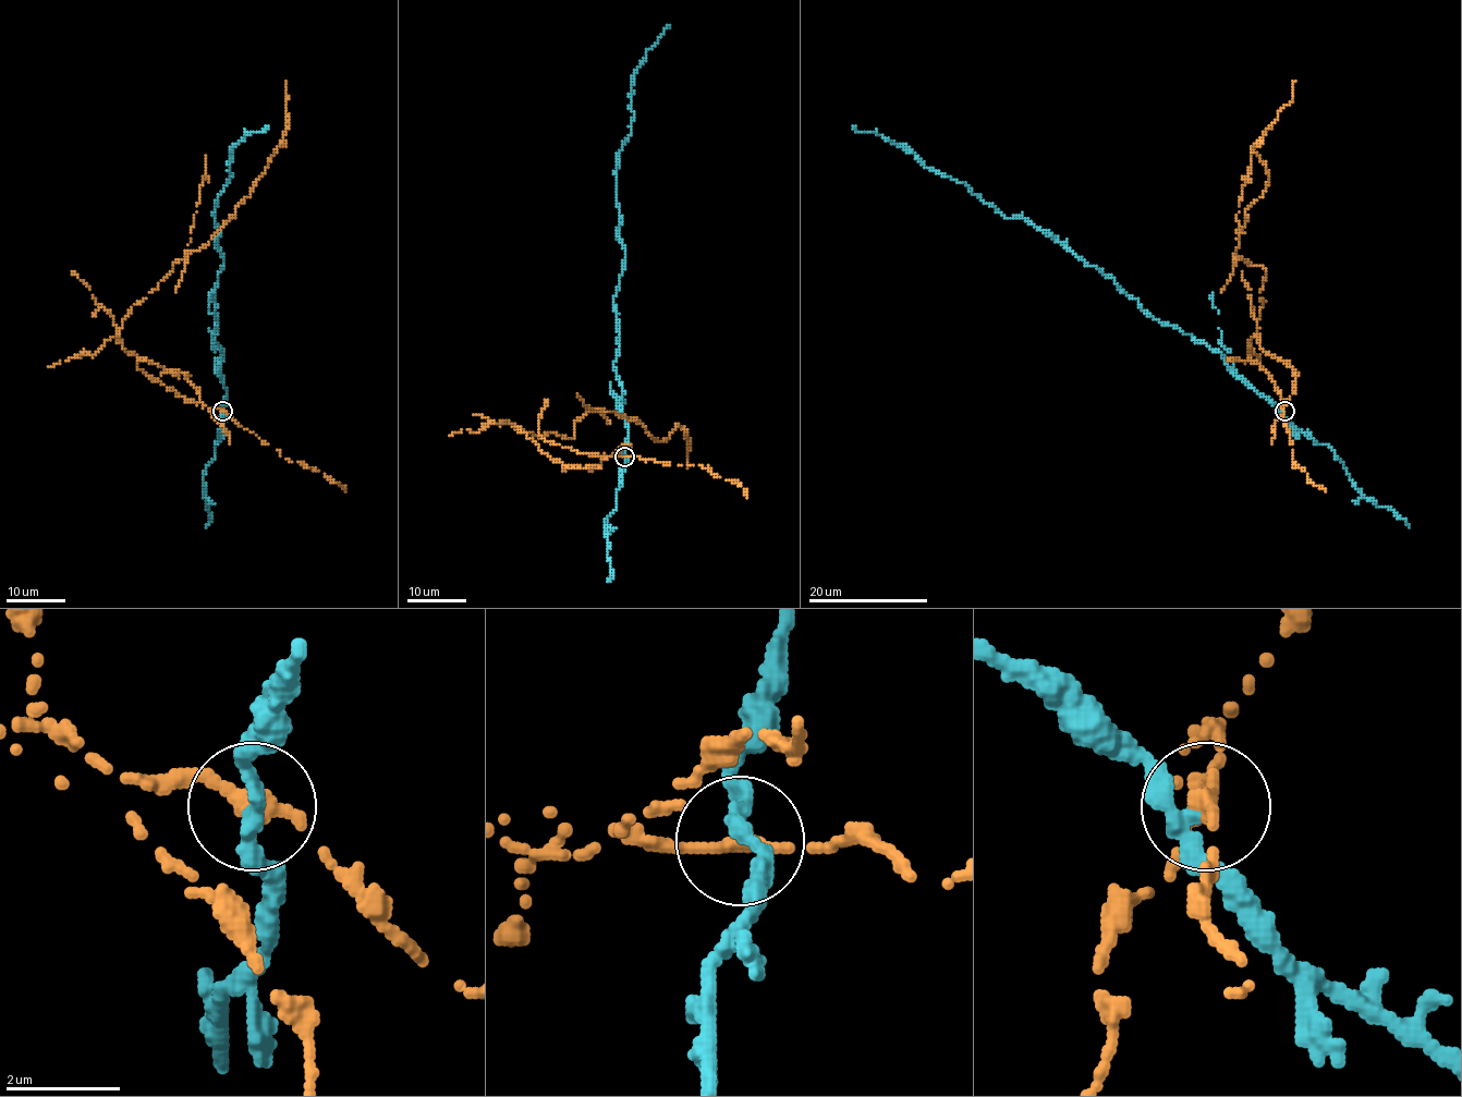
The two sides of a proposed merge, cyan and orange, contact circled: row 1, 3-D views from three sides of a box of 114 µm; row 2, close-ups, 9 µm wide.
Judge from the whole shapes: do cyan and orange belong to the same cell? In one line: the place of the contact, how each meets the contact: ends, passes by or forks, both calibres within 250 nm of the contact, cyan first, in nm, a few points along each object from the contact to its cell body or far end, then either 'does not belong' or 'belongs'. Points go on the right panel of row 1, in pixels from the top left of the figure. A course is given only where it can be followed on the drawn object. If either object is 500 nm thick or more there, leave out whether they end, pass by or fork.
at (1284, 411); cyan passes by; orange passes by; 280 nm thick on the cyan side, 280 nm on the other; cyan runs (1283, 411), (1232, 372), (1220, 353), (1152, 318), (1056, 238), (1023, 217), (1003, 217), (962, 182), (852, 126); orange runs (1284, 411), (1295, 372), (1259, 346), (1267, 270), (1237, 248), (1268, 182), (1252, 149), (1295, 81); does not belong

